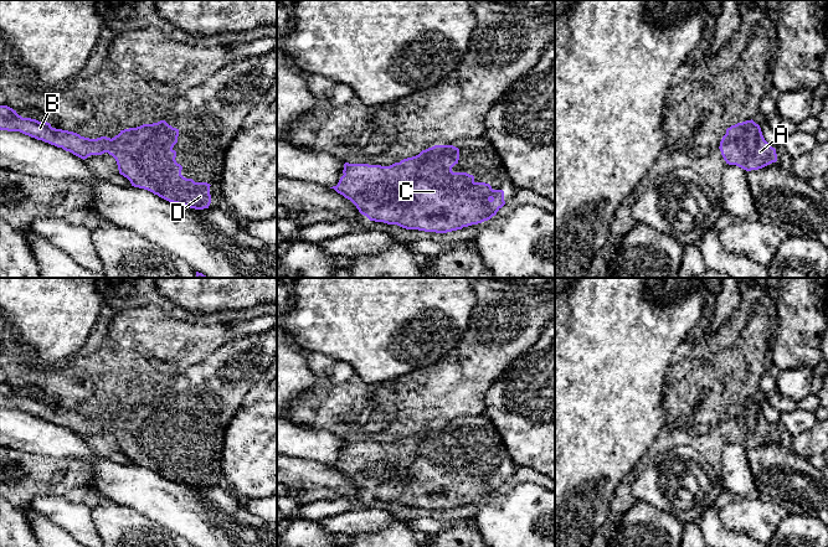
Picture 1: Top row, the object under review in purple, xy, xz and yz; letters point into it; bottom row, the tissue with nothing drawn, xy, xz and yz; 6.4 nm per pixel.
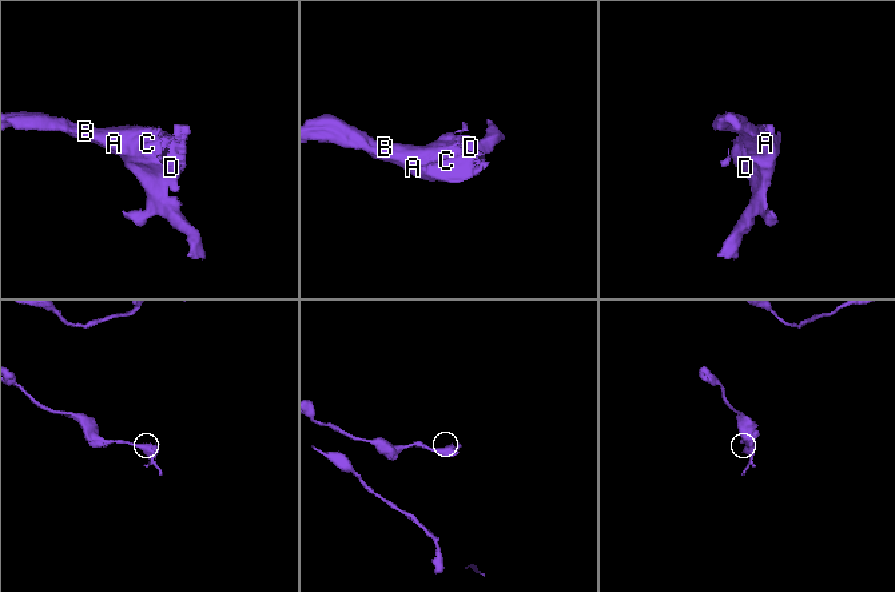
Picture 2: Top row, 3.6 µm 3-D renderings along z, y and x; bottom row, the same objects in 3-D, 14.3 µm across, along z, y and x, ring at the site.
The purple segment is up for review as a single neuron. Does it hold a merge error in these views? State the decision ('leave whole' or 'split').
leave whole

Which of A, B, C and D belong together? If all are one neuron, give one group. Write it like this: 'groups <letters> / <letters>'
groups A B C D

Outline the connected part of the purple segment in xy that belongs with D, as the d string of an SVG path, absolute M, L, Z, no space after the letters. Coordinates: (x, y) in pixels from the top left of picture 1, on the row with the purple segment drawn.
M0 105L0 130L20 131L83 160L108 153L115 159L119 174L134 187L195 210L209 208L211 203L210 184L195 182L181 175L182 166L176 162L176 151L173 149L178 143L179 129L165 120L120 130L112 139L89 139L52 128L47 122L22 118L12 108Z

